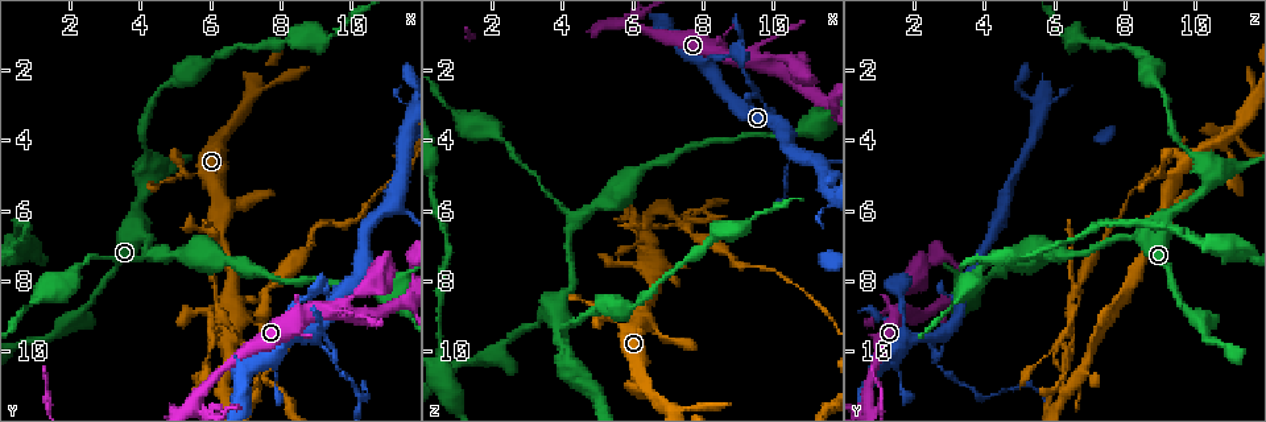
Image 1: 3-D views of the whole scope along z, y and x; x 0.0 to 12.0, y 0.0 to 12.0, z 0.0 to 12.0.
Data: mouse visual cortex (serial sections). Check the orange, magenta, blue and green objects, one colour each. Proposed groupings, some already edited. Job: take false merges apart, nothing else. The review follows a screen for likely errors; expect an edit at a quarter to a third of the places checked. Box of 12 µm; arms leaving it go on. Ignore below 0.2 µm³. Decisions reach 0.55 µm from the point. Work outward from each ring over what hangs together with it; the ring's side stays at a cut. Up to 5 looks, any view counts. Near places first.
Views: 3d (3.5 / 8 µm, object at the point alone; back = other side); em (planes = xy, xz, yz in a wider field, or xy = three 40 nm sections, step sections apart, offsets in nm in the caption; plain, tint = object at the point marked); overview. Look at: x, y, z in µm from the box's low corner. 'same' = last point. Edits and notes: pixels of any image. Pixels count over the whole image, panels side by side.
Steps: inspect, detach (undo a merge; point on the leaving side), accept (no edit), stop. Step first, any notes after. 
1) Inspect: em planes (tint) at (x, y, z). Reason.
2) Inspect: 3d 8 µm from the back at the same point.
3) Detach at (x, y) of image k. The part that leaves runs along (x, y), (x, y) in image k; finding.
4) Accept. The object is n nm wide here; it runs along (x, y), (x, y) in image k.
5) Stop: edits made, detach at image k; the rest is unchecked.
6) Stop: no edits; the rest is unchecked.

Inspect: 3d 3.5 µm from the back at (4.4, 7.3, 6.2). A fork.

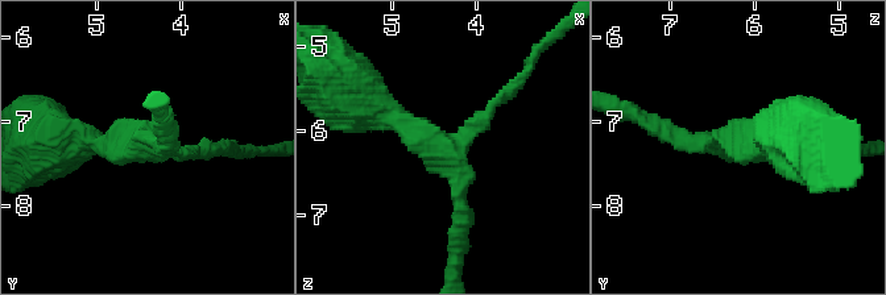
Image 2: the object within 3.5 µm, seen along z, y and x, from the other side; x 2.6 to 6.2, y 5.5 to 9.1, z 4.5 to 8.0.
Inspect: em xy step 1 (tint) at (4.35, 7.25, 6.30). 3 arms meet here; the arms are 150, 200, 250 nm wide.

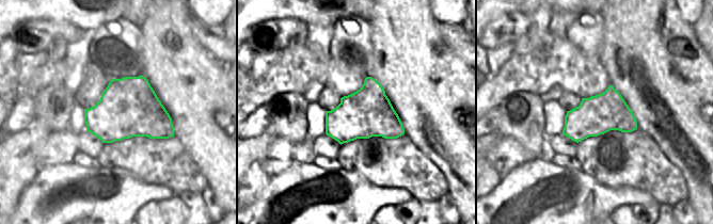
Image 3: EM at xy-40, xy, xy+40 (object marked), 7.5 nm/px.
Inspect: em xy step 3 (tint) at the same point.

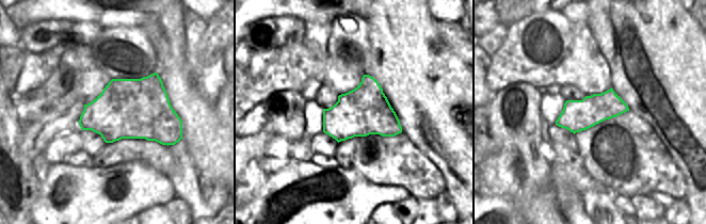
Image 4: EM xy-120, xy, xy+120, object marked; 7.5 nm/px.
Accept. It runs along (459, 233), (459, 169), (375, 108) in image 2; all the same cell.

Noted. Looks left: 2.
Inspect: 3d 3.5 µm at (11.3, 8.0, 3.4). Calibre changes.

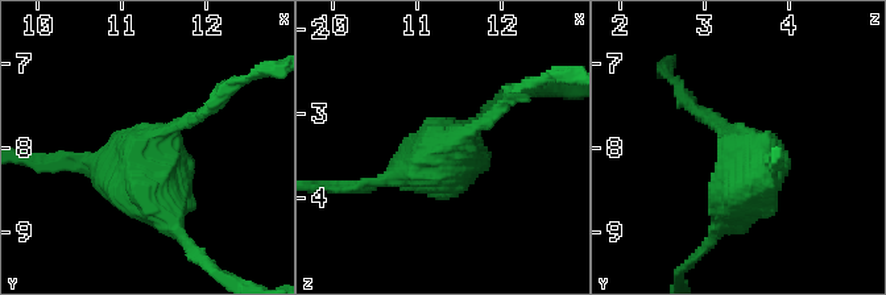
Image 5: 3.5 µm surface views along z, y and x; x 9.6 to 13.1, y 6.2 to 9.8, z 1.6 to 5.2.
Inspect: em xy step 3 (tint) at (11.30, 8.05, 3.50). Now the EM.

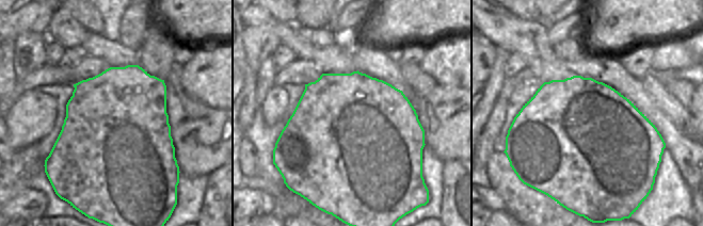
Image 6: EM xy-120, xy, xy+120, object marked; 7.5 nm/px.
Accept. It runs along (58, 162), (136, 179), (183, 240) in image 5; all the same cell.

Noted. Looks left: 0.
Stop: no edits; the rest is unchecked.

